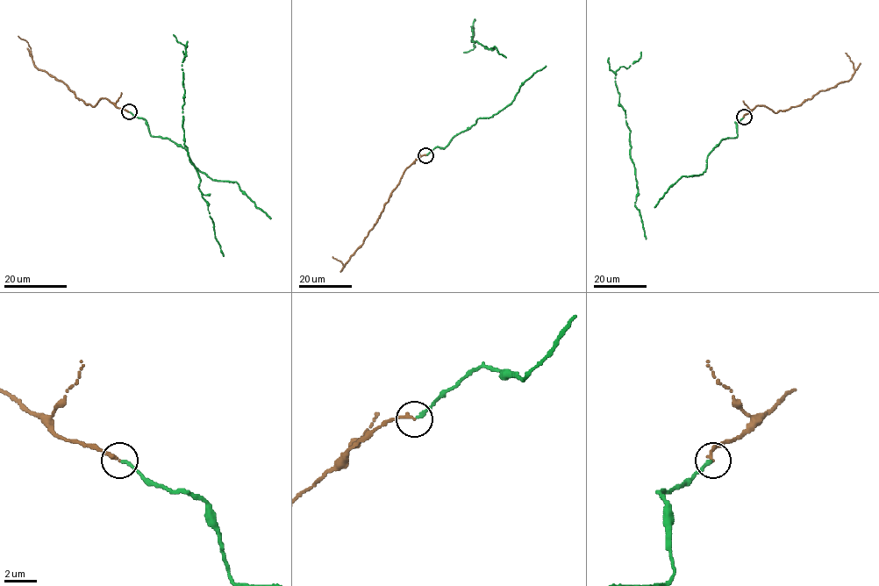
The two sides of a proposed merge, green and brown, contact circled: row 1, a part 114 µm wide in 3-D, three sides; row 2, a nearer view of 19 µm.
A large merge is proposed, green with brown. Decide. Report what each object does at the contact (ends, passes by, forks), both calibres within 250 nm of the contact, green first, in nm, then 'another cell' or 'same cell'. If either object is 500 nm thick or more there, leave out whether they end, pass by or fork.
green ends | brown ends | 240/220 nm | same cell

